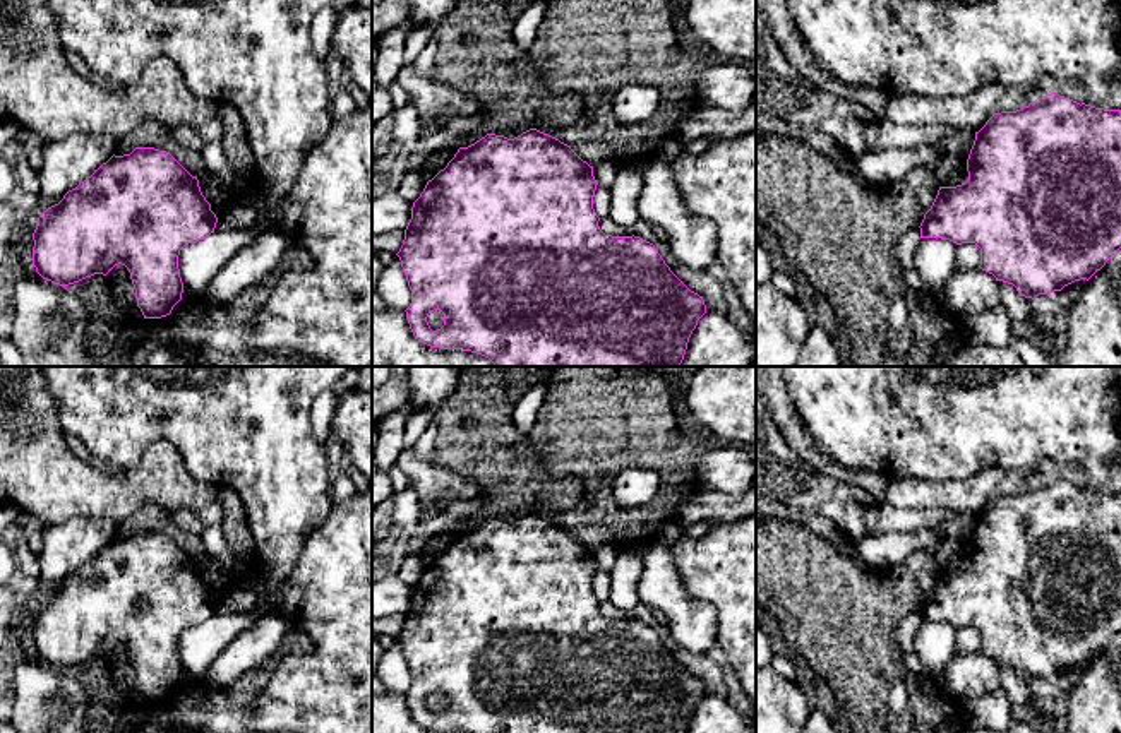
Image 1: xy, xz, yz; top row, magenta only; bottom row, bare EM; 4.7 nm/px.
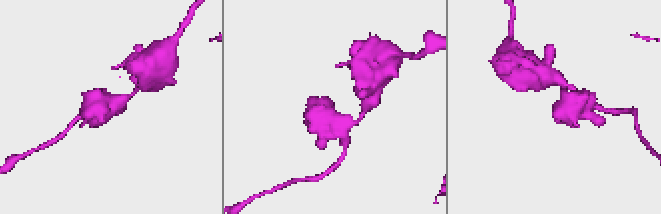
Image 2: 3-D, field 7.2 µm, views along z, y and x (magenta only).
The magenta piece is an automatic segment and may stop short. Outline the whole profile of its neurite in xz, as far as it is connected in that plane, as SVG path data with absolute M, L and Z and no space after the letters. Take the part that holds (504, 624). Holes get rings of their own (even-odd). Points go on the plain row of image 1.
M530 512L514 522L487 517L475 527L459 531L447 550L427 565L420 581L413 586L403 629L396 637L411 673L411 687L405 695L415 723L441 733L687 733L698 704L706 697L703 680L691 675L670 654L653 627L634 618L605 618L600 613L600 601L593 593L596 569L593 550L583 545L571 529L537 512ZM434 694L444 697L444 709L437 714L432 714L427 706Z

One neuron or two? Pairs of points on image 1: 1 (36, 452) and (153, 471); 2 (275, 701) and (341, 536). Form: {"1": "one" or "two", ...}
{"1": "one", "2": "one"}

